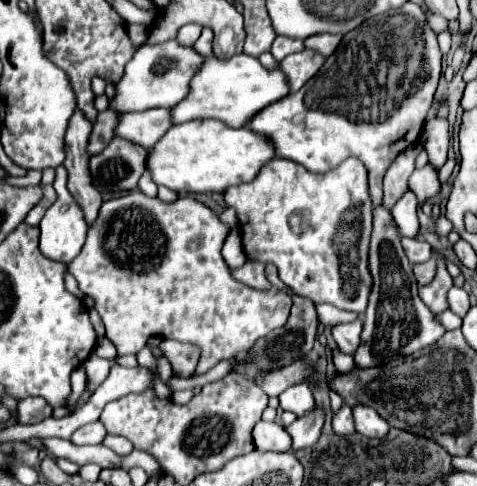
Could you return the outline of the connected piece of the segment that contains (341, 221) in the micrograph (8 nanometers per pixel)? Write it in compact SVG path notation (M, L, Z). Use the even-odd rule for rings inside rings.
M276 158L262 168L256 180L230 186L224 192L224 200L228 208L236 210L242 232L242 250L248 260L274 264L278 268L280 280L292 292L310 298L314 304L328 302L340 310L364 314L364 306L368 304L368 290L372 288L372 278L368 278L372 200L368 194L366 170L360 160L348 158L330 172L314 174L292 160Z

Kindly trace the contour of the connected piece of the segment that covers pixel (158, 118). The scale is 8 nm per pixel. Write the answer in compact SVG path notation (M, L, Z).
M168 108L128 112L120 116L116 136L128 138L130 142L136 142L150 150L172 128L172 124L172 110Z

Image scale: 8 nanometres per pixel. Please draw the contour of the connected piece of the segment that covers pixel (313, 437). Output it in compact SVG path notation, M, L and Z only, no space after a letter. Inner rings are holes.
M316 408L314 412L296 418L296 422L292 422L286 430L292 438L292 450L302 450L302 448L310 448L318 442L320 438L320 430L324 424L324 416L322 410Z

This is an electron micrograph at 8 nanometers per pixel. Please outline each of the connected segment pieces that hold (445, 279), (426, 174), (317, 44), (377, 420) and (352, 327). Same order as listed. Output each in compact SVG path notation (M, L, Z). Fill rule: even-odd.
M438 258L438 274L436 278L420 288L420 298L428 304L430 310L434 312L444 312L448 308L448 300L446 294L452 288L452 276L446 272L444 260Z
M426 164L422 170L414 170L410 176L410 190L416 194L418 204L424 204L428 198L440 192L438 172L430 164Z
M316 34L316 36L306 38L304 44L306 44L306 48L314 48L314 50L318 50L320 54L330 56L330 54L336 50L340 38L342 38L340 34Z
M354 406L354 422L356 430L366 438L386 438L390 432L390 424L378 416L376 410L368 406Z
M360 320L350 322L350 324L332 326L332 338L344 354L354 354L356 352L356 346L360 344L360 332L362 332L362 322Z

